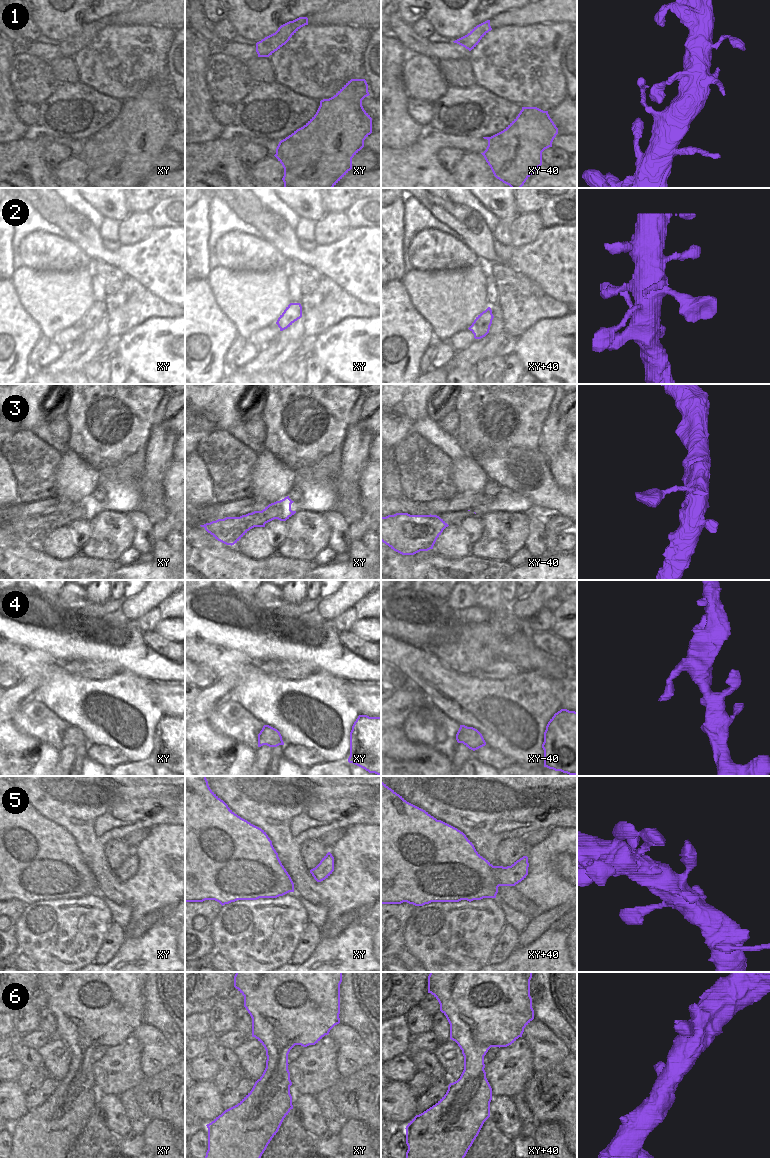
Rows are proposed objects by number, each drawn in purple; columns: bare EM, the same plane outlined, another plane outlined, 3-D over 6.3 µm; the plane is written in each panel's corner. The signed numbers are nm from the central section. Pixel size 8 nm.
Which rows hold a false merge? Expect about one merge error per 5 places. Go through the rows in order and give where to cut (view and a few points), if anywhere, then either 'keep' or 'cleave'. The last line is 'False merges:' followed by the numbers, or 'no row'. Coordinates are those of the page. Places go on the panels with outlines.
1: cut none; keep
2: cut none; keep
3: cut none; keep
4: cut none; keep
5: cut none; keep
6: cut none; keep
False merges: no row

